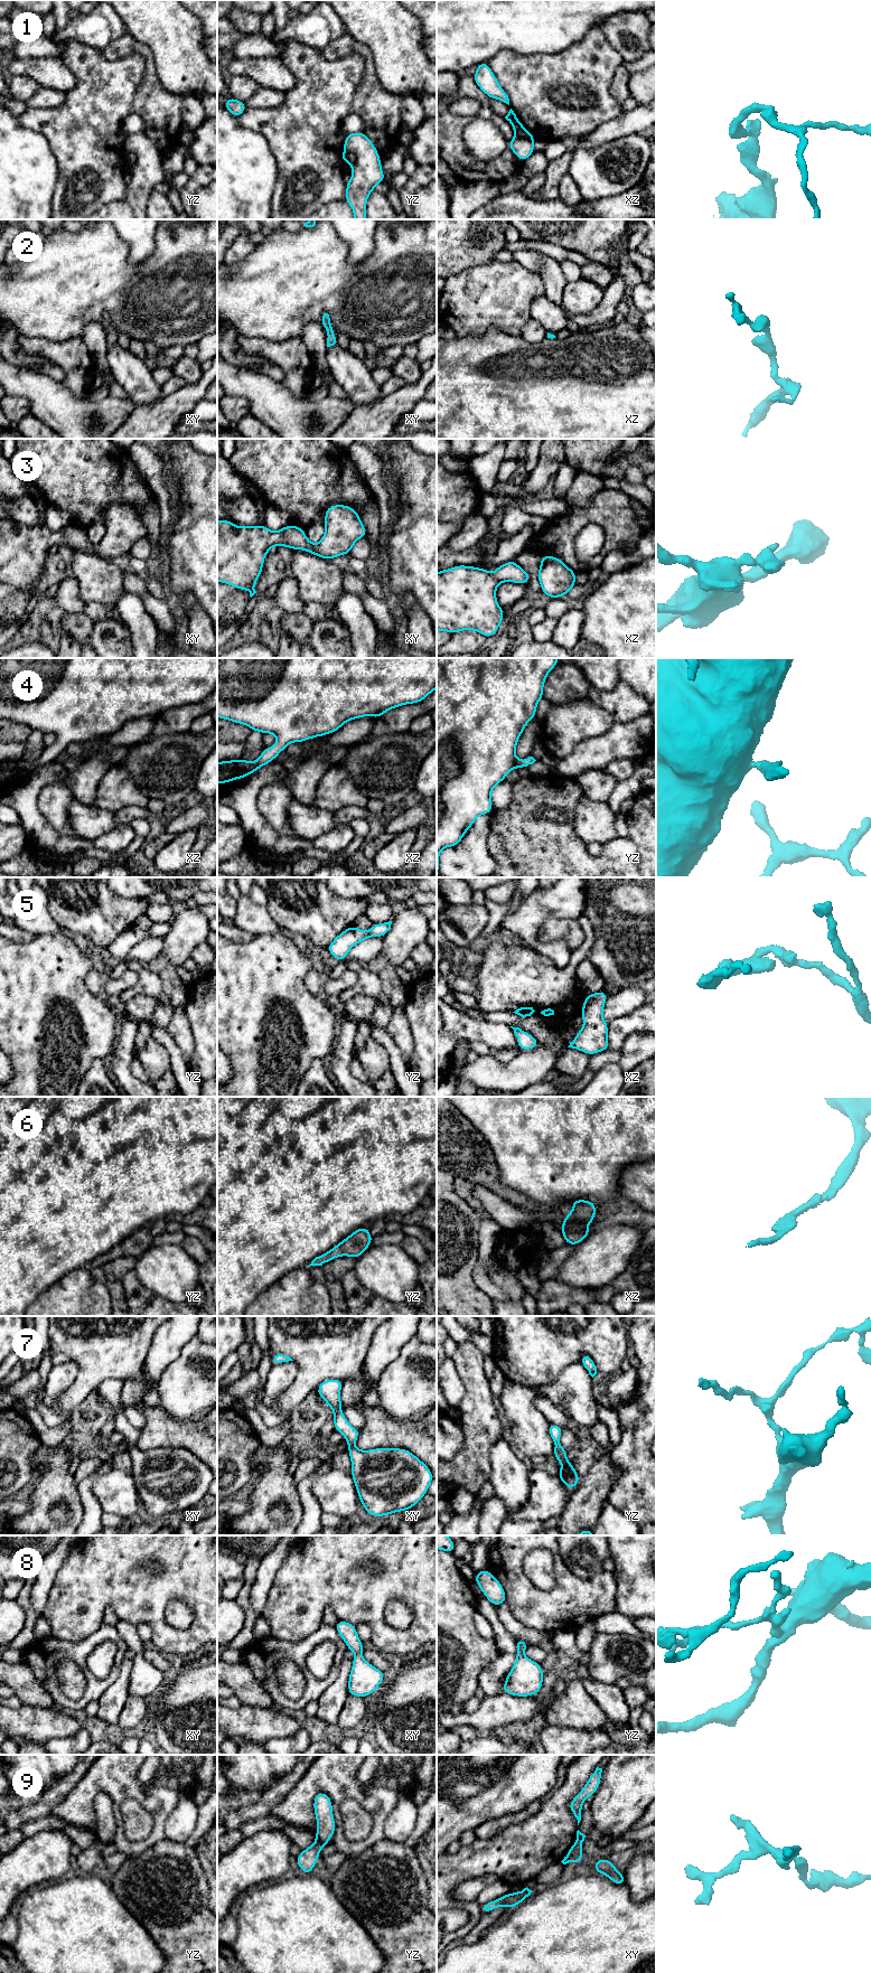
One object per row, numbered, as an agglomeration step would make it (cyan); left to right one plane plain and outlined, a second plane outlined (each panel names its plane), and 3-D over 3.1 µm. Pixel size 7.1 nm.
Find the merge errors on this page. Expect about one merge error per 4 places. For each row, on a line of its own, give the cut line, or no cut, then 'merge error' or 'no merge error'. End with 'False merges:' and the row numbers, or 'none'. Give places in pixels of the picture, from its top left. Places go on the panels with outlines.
1: cut in xz along (515, 132), (534, 138); merge error
2: no cut; no merge error
3: no cut; no merge error
4: no cut; no merge error
5: no cut; no merge error
6: no cut; no merge error
7: no cut; no merge error
8: no cut; no merge error
9: no cut; no merge error
False merges: 1

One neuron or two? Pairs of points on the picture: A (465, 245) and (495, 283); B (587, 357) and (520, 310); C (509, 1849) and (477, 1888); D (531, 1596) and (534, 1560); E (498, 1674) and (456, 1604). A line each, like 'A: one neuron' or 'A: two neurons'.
A: two neurons
B: two neurons
C: two neurons
D: two neurons
E: two neurons

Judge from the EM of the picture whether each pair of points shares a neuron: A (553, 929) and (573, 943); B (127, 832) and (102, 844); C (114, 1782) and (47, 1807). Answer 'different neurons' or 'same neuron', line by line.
A: same neuron
B: same neuron
C: different neurons

